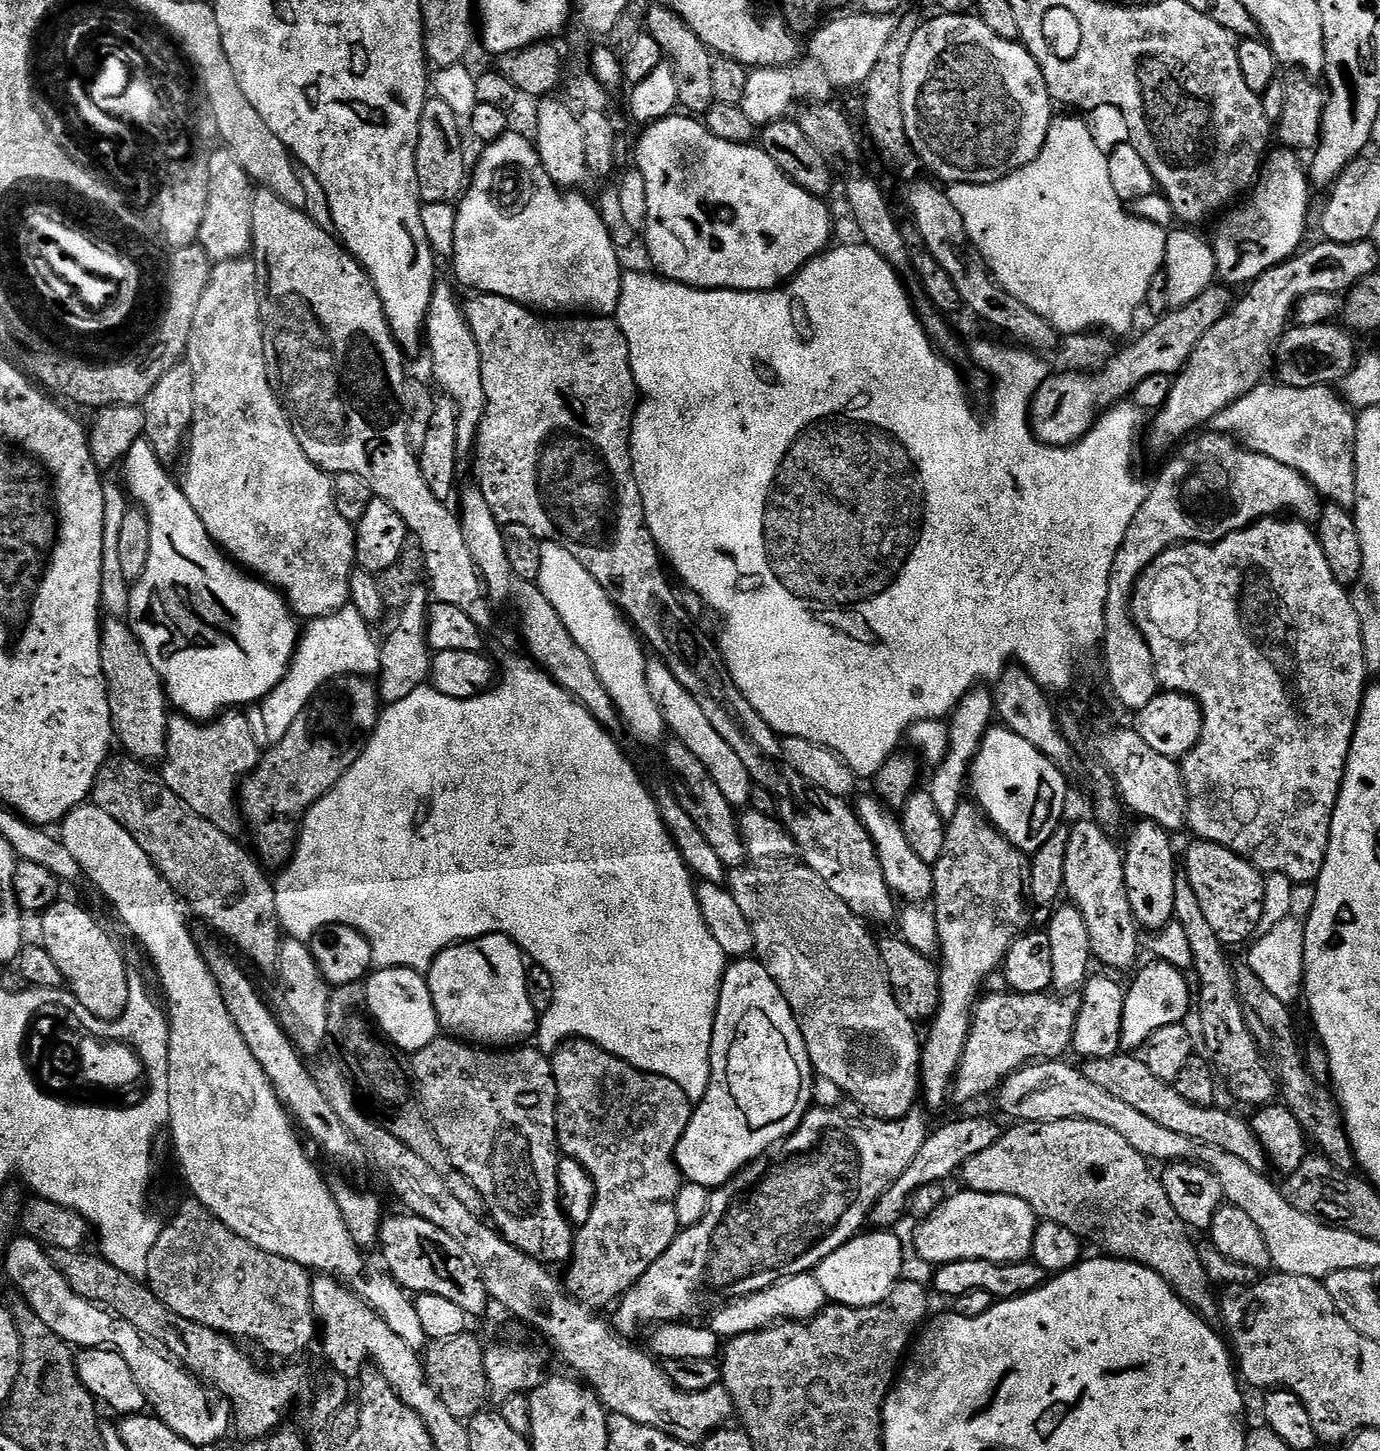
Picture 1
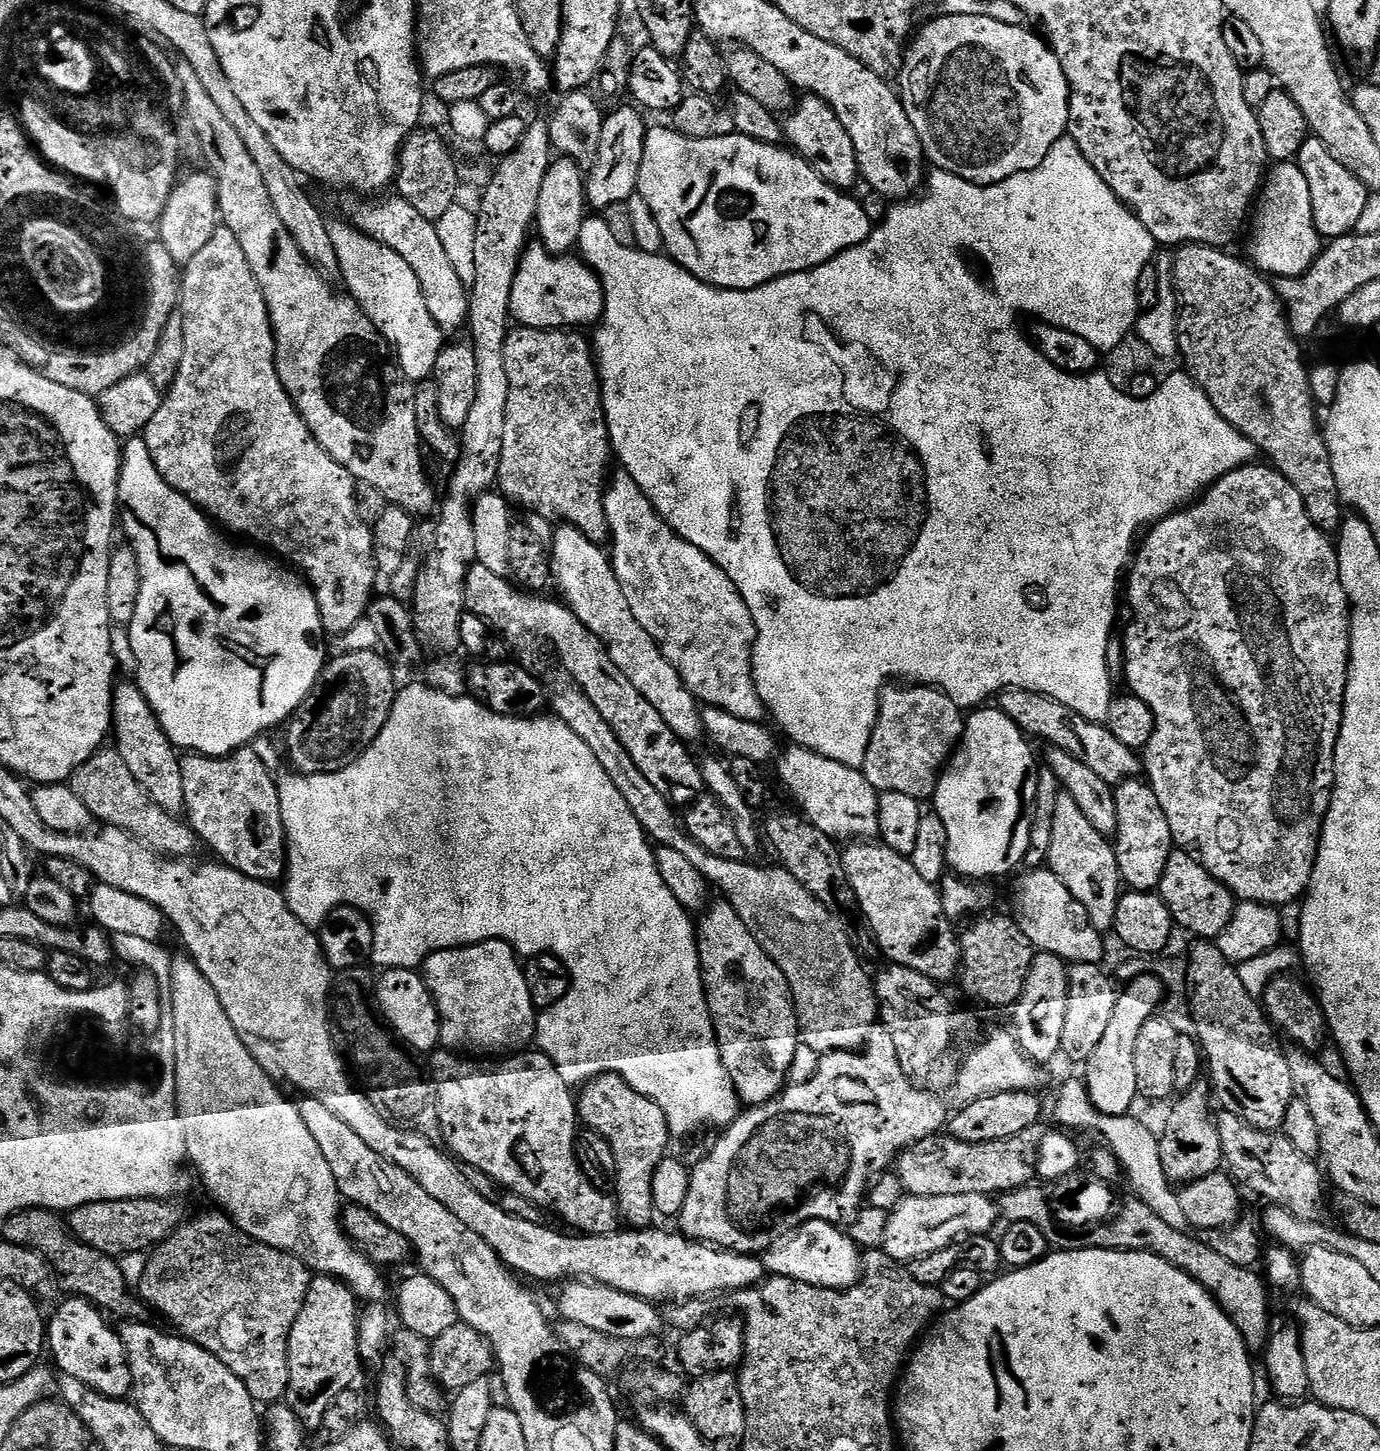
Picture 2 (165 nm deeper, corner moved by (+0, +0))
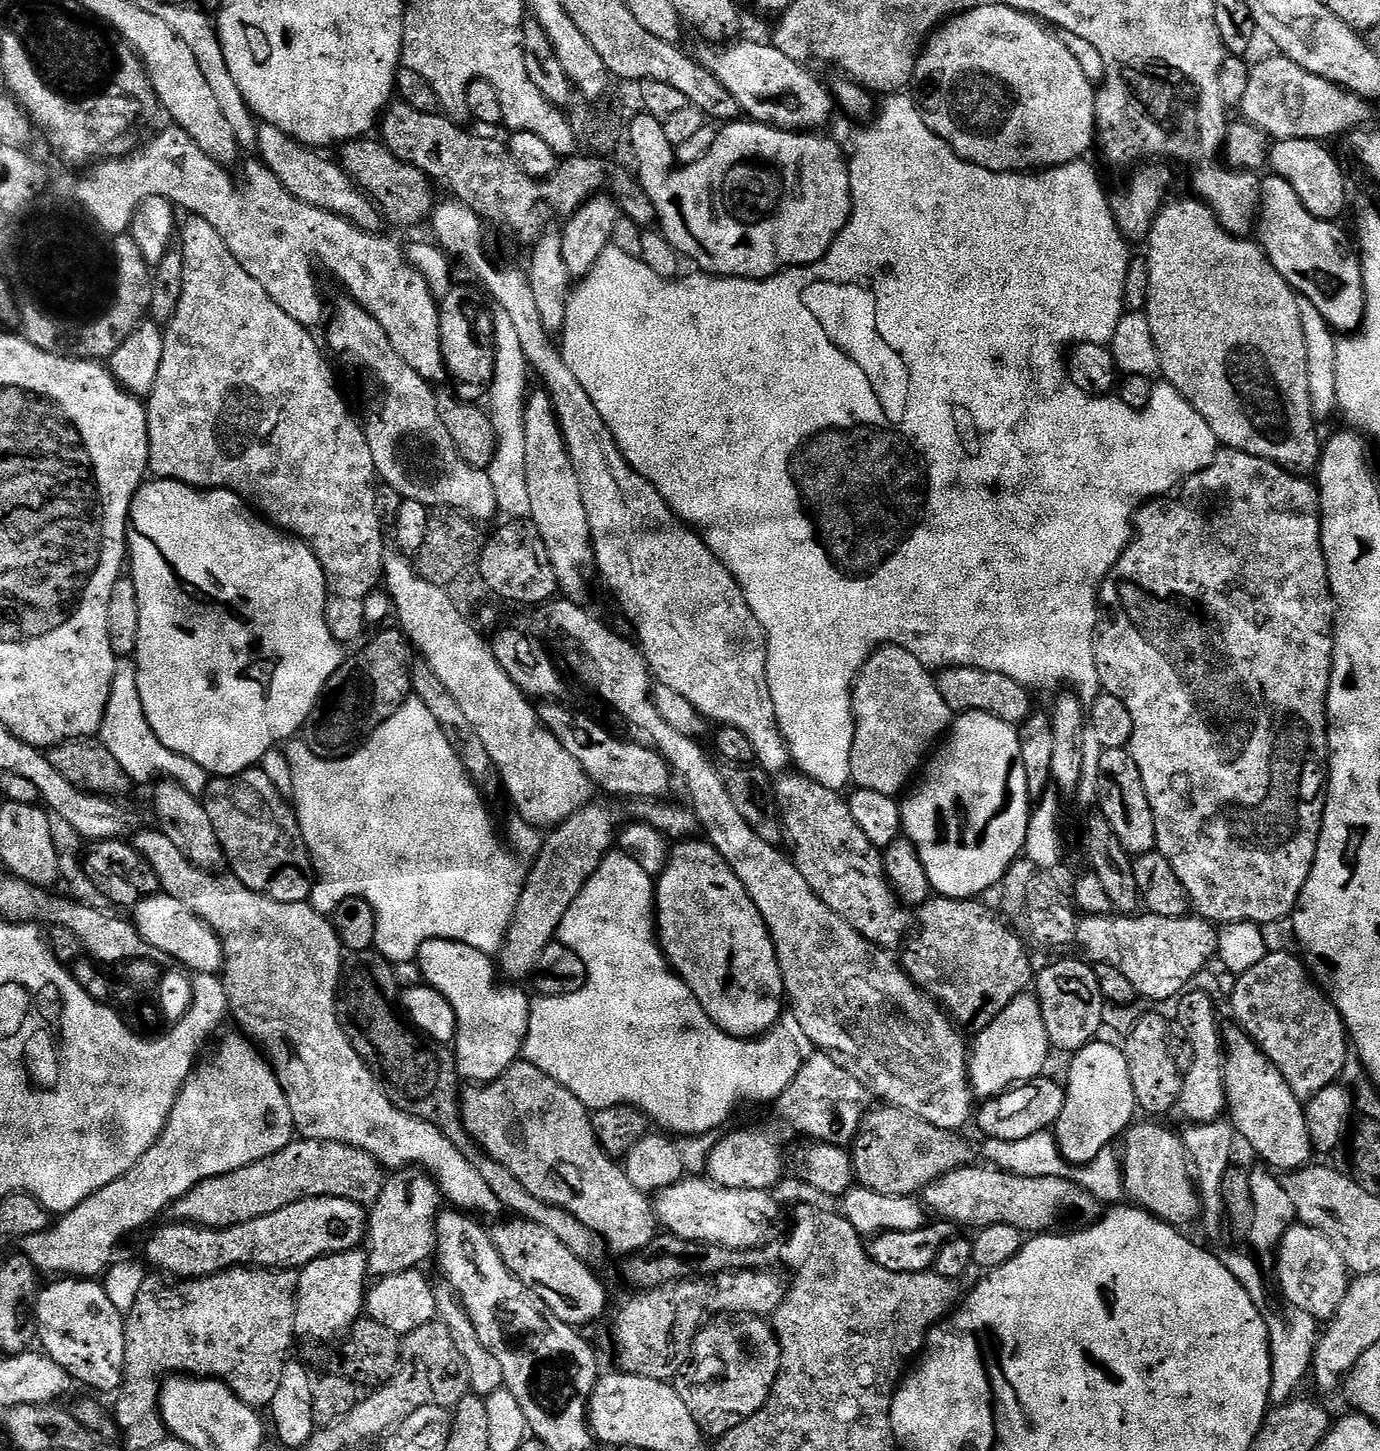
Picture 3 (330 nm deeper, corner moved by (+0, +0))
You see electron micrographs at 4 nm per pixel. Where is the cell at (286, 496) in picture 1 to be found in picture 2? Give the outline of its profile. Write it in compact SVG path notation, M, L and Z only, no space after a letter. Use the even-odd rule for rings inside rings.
M217 227L214 238L210 238L210 242L206 242L206 246L202 246L202 250L198 250L198 254L194 254L194 258L190 258L190 262L183 265L178 315L182 318L182 327L186 333L186 351L182 354L182 366L178 368L172 387L167 389L166 395L161 399L158 414L150 418L142 433L142 439L150 450L150 458L154 458L158 474L162 474L162 478L173 490L181 492L189 502L211 517L221 529L229 528L236 536L245 536L256 544L265 544L277 552L275 555L281 561L289 560L284 562L298 570L299 575L307 580L313 594L316 595L325 633L332 638L346 634L348 630L358 626L360 620L367 617L368 605L374 599L372 587L376 584L378 569L372 528L360 516L360 502L356 499L357 480L352 477L350 470L334 462L334 458L330 458L330 454L319 444L280 381L276 369L276 339L272 333L266 298L250 270L250 262L246 262L242 242L238 242L238 238L229 228Z

